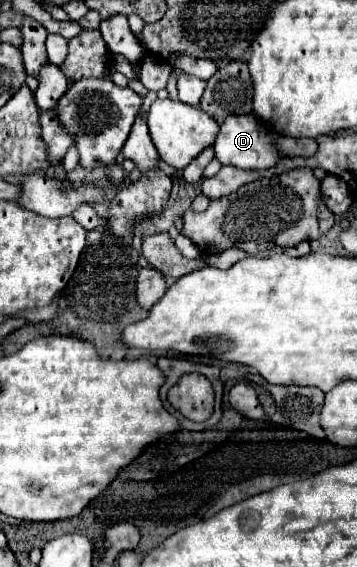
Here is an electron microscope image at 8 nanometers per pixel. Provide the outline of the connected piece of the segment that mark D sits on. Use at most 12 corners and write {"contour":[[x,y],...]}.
{"contour":[[253,114],[229,116],[215,158],[245,170],[279,162],[277,132]]}

